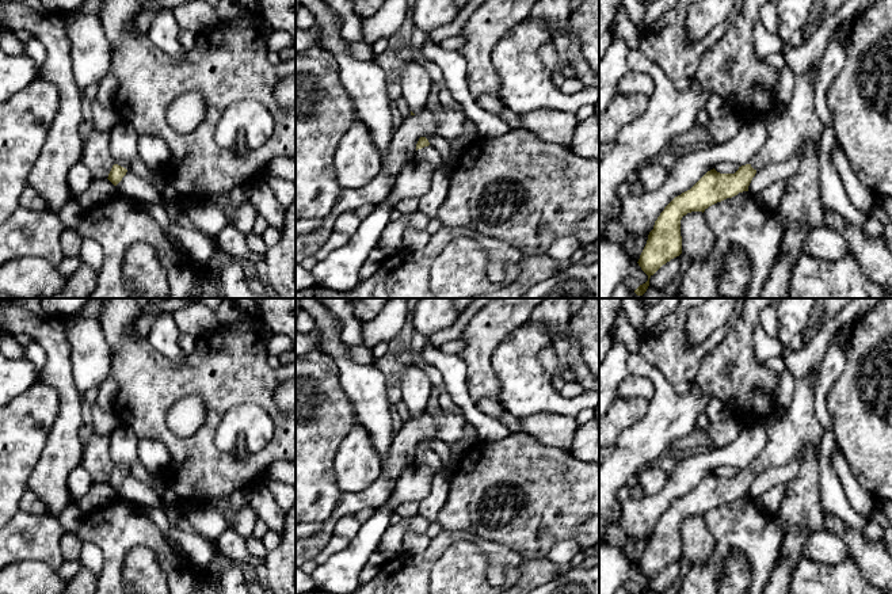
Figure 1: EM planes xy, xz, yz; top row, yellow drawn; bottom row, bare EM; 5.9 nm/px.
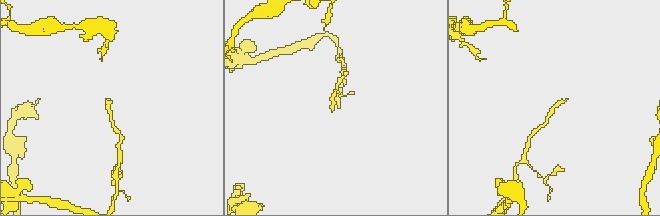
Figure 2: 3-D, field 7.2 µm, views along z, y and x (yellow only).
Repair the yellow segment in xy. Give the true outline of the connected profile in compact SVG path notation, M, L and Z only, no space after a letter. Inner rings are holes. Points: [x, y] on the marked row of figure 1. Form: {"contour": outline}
{"contour": "M117 160L107 179L117 186L127 171L130 171L130 163L127 160Z"}

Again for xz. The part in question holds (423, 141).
{"contour": "M420 137L416 144L415 161L426 161L431 165L432 171L442 167L442 159L439 152L430 145L426 137Z"}

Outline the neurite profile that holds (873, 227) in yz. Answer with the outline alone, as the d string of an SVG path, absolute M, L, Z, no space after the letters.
M874 216L869 217L862 226L864 233L868 239L881 237L881 235L884 233L884 224Z

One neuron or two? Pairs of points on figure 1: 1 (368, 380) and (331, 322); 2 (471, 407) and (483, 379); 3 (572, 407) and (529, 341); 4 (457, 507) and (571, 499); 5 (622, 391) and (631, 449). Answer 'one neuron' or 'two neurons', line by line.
1: one neuron
2: two neurons
3: one neuron
4: one neuron
5: two neurons

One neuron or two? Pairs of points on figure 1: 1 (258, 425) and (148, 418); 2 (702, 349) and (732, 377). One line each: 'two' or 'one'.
1: two
2: two

